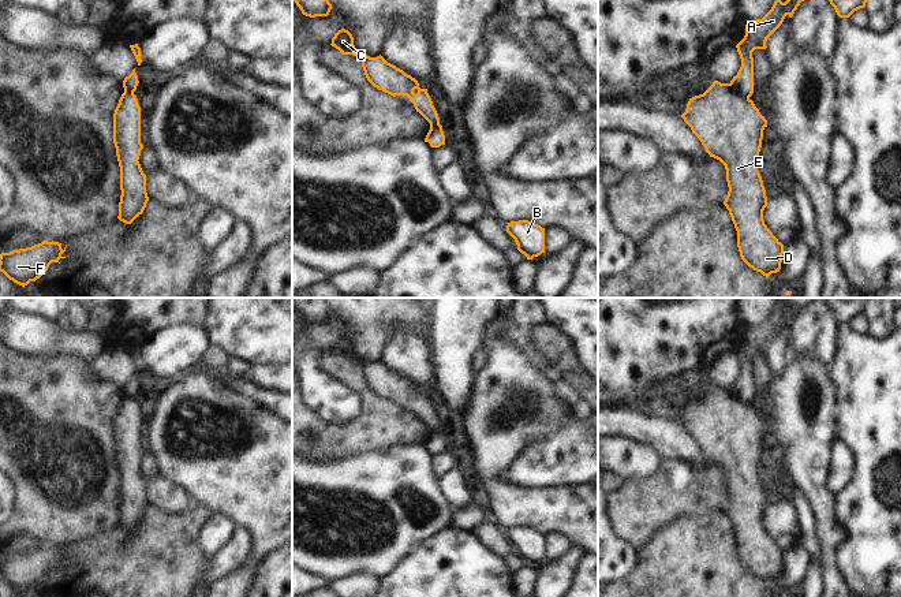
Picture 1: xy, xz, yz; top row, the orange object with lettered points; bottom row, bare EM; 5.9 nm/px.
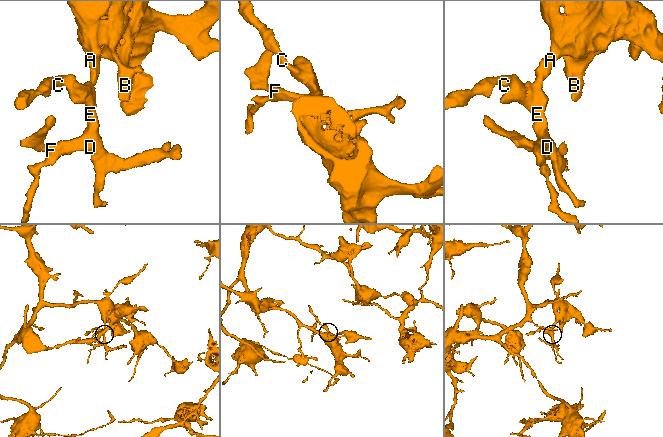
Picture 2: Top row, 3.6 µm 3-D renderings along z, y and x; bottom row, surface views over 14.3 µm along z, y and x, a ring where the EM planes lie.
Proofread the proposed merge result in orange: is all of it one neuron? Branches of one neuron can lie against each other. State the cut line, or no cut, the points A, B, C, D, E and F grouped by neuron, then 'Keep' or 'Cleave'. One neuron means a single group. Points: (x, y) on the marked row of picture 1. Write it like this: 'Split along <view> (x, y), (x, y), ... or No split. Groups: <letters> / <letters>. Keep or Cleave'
Split along yz (726, 84), (748, 99). Groups: A B / C D E F. Cleave

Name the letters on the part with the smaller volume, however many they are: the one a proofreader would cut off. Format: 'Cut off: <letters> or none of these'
Cut off: C, D, E, F

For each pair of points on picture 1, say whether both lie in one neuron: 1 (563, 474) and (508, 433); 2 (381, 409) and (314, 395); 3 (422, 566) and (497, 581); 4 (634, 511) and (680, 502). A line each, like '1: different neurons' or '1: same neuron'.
1: different neurons
2: different neurons
3: same neuron
4: same neuron

